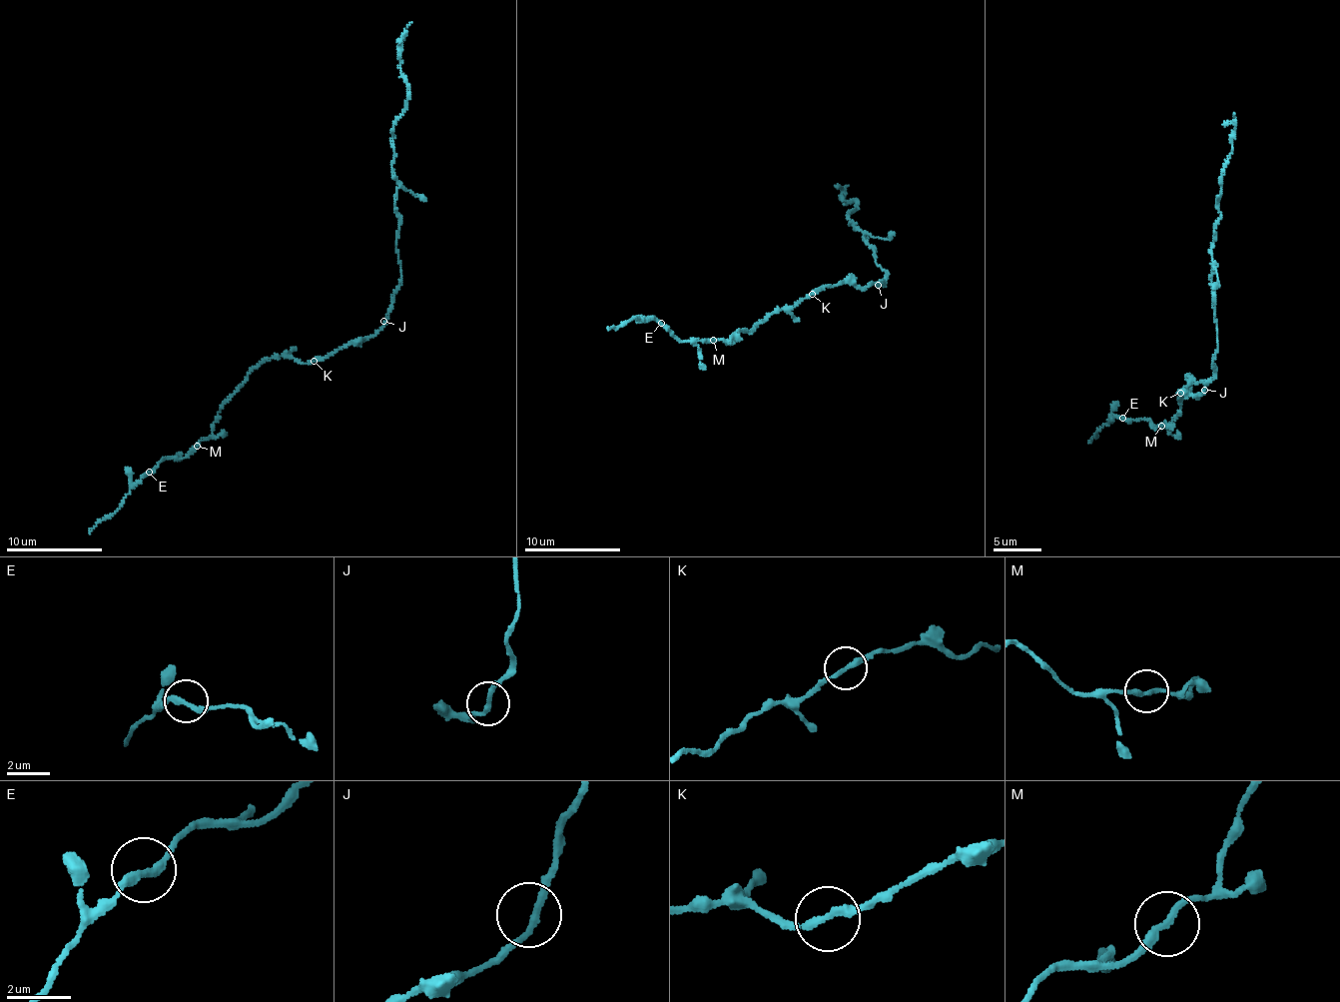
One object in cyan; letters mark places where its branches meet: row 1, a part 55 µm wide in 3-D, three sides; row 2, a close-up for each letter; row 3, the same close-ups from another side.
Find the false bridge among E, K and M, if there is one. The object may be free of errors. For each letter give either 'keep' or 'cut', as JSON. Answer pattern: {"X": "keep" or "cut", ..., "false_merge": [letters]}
{"E": "keep", "K": "cut", "M": "keep", "false_merge": ["K"]}

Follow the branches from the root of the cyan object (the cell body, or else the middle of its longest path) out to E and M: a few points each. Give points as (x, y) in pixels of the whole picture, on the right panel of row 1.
E: (1189, 392), (1178, 392), (1184, 390), (1188, 376), (1180, 414), (1166, 425), (1154, 429), (1150, 422), (1122, 418)
M: (1189, 392), (1178, 392), (1184, 390), (1188, 376), (1191, 379), (1179, 402), (1180, 414), (1161, 426)

